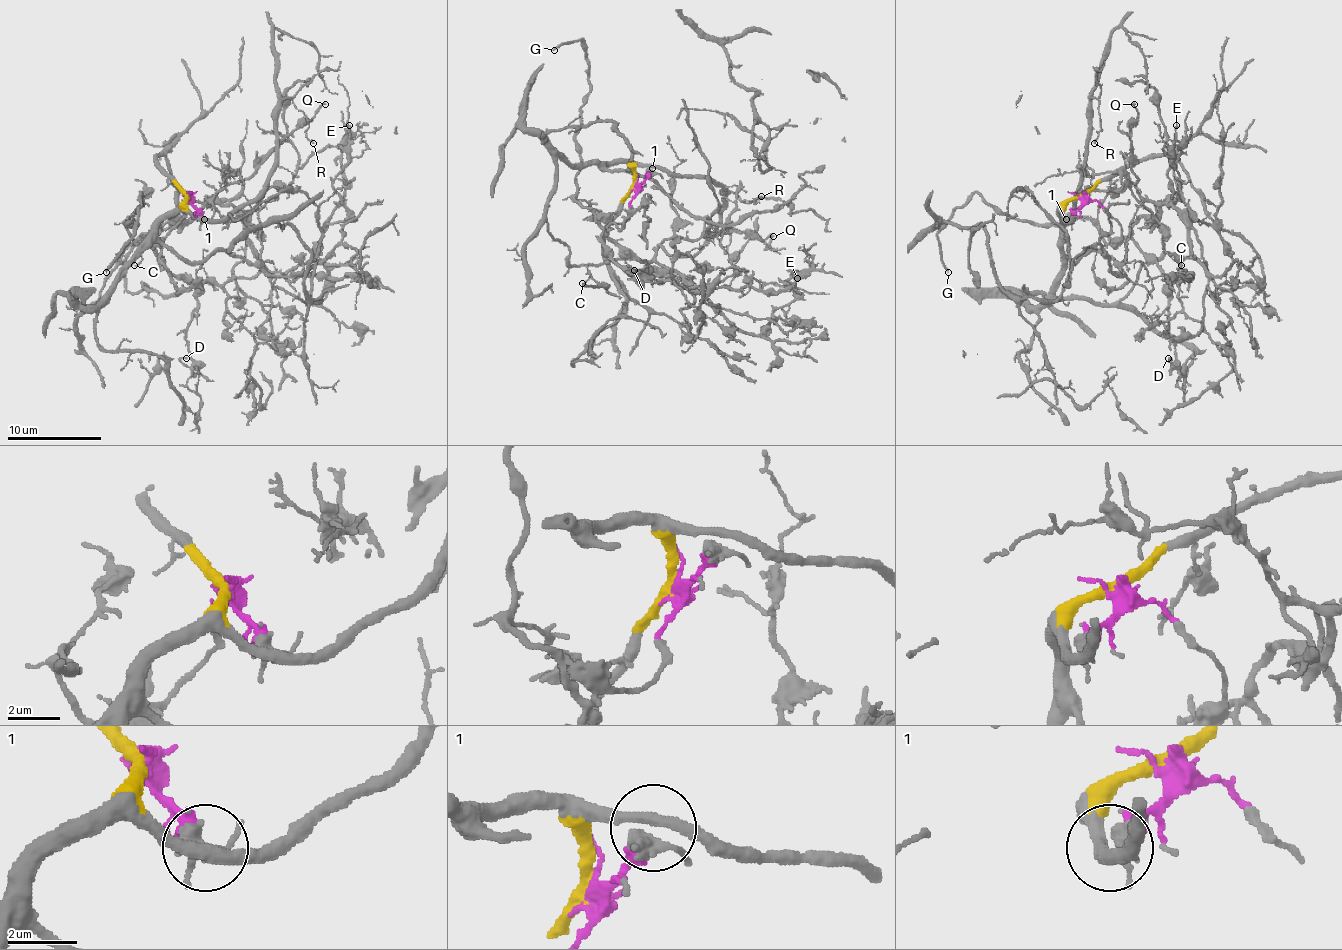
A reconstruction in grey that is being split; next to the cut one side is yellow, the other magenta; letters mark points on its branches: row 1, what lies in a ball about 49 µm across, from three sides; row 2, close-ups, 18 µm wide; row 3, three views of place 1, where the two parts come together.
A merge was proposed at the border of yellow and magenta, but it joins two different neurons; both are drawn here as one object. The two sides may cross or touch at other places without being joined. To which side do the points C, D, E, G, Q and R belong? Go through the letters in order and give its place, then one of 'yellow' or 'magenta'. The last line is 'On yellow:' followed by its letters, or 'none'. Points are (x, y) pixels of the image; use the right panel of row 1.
C: (1181, 265) | yellow
D: (1168, 358) | magenta
E: (1176, 125) | magenta
G: (948, 272) | magenta
Q: (1134, 104) | magenta
R: (1094, 143) | yellow
On yellow: C, R

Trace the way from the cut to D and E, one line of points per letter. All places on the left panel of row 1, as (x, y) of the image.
D: (187, 195), (182, 219), (156, 238), (154, 252), (175, 275), (199, 280), (189, 367), (180, 360), (187, 358)
E: (187, 195), (156, 235), (229, 205), (283, 275), (347, 216), (333, 186), (349, 124)

